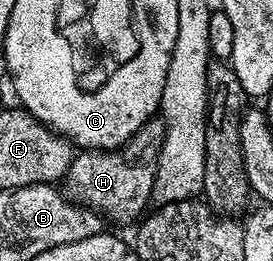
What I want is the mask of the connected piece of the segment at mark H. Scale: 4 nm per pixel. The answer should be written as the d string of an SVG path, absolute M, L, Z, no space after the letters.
M155 117L149 119L124 147L116 151L79 150L66 174L65 190L79 204L97 211L103 220L137 224L150 207L149 203L152 203L154 182L158 176L158 158L164 145L165 132L166 126L162 124L161 118Z

